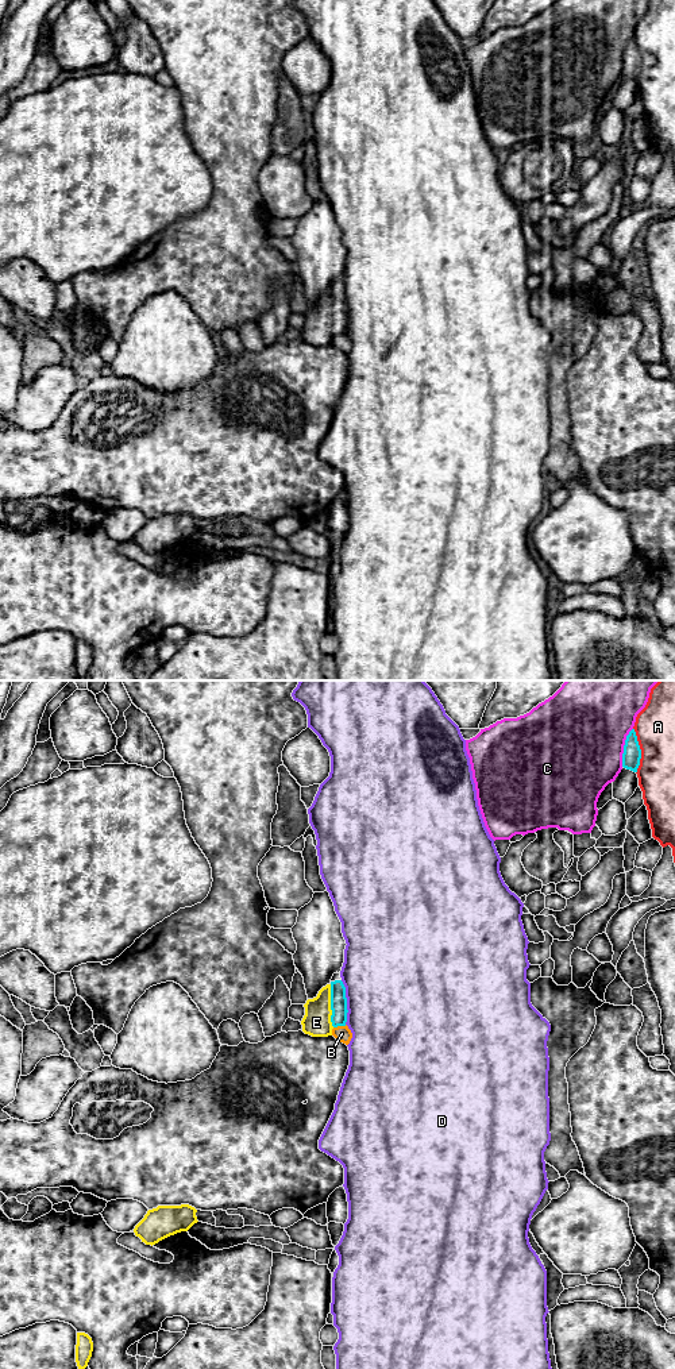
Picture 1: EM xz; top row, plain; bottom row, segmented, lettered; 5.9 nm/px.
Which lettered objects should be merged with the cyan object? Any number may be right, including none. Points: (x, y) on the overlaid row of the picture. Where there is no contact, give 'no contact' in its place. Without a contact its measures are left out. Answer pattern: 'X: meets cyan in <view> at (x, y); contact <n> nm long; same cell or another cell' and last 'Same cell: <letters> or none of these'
A: meets cyan in xz at (640, 751); contact 280 nm long; another cell
B: meets cyan in xz at (339, 1025); contact 80 nm long; another cell
C: meets cyan in xz at (624, 747); contact 240 nm long; another cell
D: meets cyan in xz at (346, 1002); contact 260 nm long; another cell
E: meets cyan in xz at (331, 1006); contact 260 nm long; same cell
Same cell: E

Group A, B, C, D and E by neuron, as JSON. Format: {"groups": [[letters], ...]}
{"groups": [["A"], ["B"], ["C"], ["D"], ["E"]]}

